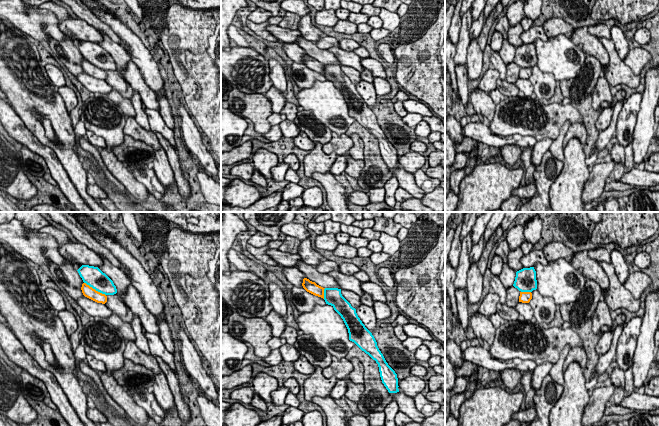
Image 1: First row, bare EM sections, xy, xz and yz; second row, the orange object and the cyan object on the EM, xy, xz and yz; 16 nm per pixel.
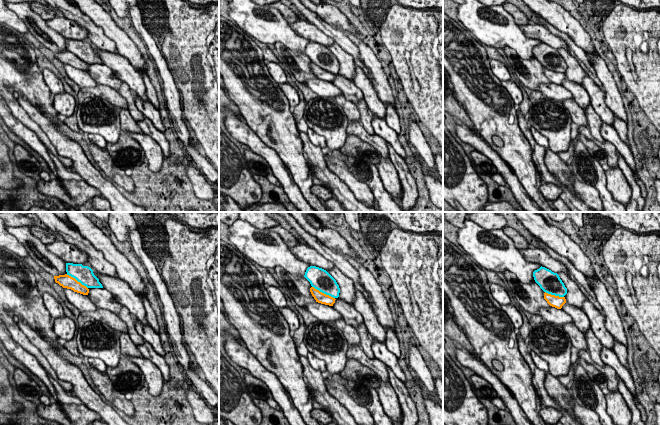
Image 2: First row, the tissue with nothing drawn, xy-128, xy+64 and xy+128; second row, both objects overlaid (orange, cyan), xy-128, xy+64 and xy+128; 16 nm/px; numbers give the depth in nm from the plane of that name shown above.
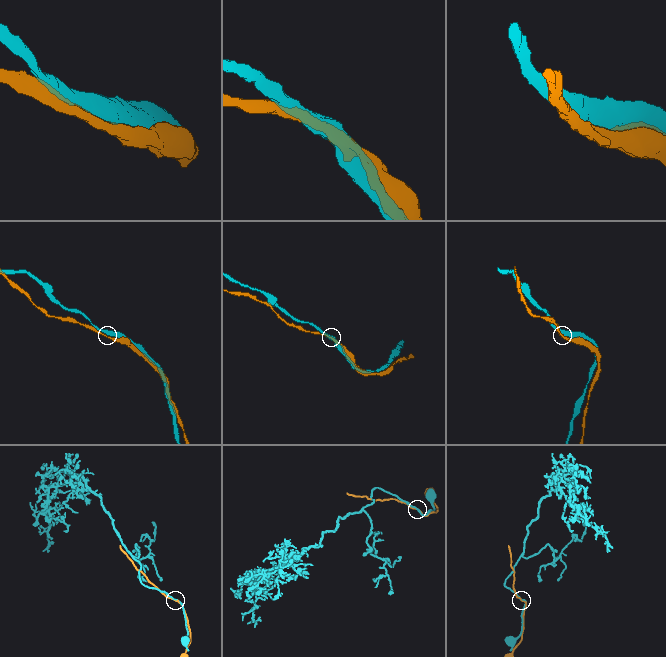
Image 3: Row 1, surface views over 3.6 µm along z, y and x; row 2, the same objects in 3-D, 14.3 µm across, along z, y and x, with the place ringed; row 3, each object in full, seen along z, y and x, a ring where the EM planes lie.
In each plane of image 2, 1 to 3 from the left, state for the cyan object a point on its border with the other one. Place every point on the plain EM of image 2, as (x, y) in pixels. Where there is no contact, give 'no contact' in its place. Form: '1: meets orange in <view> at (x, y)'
1: meets orange in xy-128 at (76, 56)
2: meets orange in xy+64 at (323, 69)
3: meets orange in xy+128 at (554, 71)

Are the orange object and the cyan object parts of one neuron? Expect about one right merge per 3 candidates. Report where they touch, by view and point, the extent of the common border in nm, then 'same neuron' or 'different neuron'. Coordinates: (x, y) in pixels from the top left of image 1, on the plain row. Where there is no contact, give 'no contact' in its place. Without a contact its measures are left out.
xy (94, 65) | 420 nm | different neuron

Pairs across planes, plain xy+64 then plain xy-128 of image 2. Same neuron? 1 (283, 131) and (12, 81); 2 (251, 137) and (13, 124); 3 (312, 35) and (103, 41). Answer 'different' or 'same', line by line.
1: same
2: same
3: different

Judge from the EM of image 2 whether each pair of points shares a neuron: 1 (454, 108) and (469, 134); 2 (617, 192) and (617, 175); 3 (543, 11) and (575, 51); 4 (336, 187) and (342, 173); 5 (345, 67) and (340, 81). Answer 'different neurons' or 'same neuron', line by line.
1: different neurons
2: same neuron
3: different neurons
4: different neurons
5: different neurons

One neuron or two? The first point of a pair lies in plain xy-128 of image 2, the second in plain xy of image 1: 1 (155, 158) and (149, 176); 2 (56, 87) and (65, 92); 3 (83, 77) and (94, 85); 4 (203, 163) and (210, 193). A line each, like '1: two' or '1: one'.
1: two
2: two
3: one
4: two

